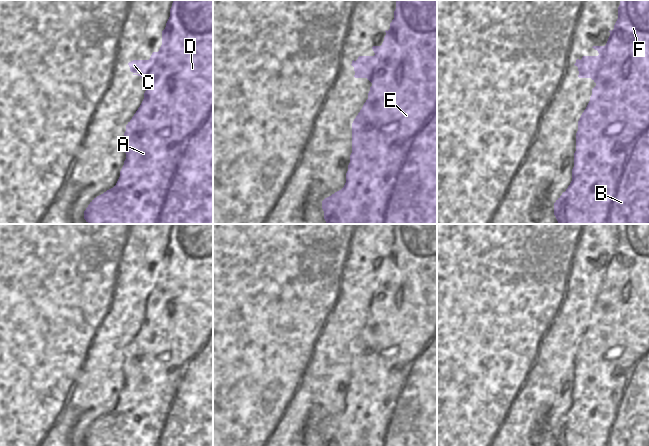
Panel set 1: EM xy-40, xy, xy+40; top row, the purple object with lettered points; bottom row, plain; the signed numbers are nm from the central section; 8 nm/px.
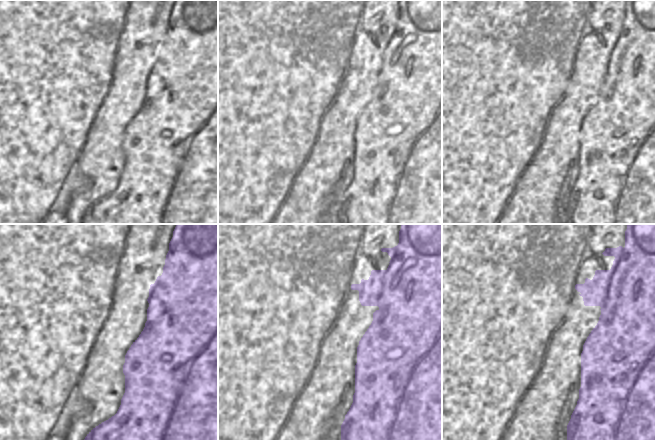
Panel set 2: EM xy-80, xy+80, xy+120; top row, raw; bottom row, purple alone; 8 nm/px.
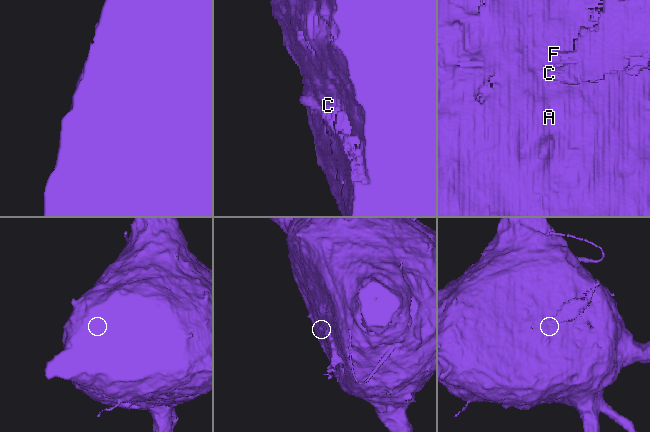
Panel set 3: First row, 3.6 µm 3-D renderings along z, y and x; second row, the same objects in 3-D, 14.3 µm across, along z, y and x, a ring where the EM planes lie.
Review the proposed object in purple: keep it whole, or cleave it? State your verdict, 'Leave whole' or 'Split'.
Split

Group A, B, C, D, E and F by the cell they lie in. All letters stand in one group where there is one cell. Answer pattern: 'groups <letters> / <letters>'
groups A B D E F / C

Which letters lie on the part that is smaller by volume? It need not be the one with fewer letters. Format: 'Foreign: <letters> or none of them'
Foreign: C

